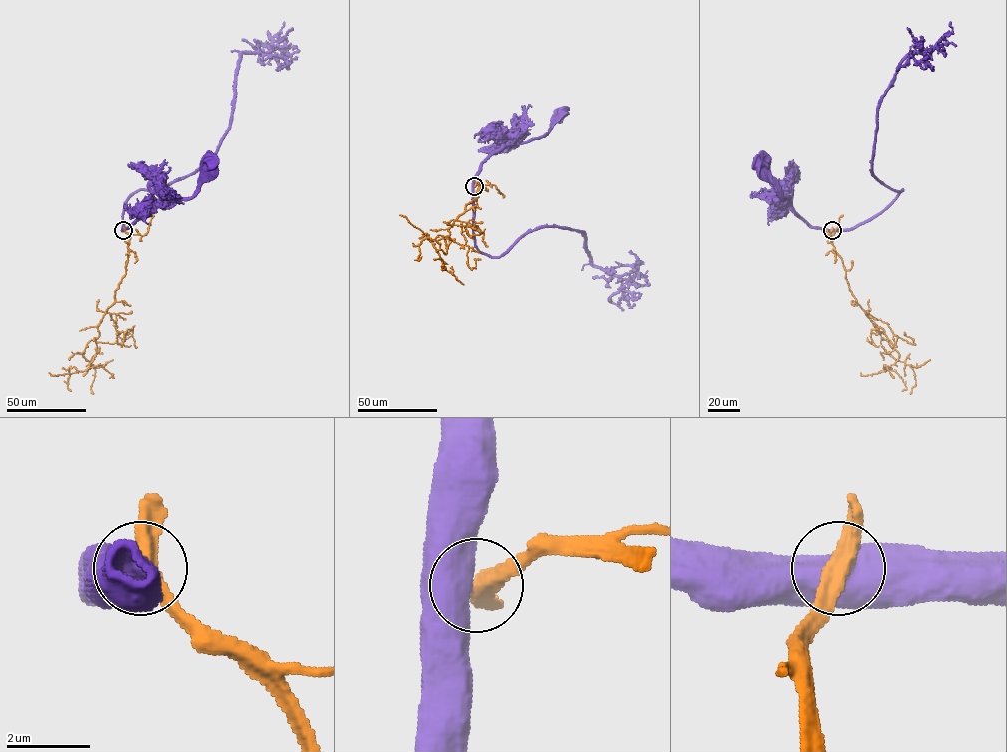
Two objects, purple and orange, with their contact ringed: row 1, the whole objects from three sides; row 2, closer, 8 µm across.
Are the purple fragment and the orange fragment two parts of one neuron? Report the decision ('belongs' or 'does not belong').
does not belong

